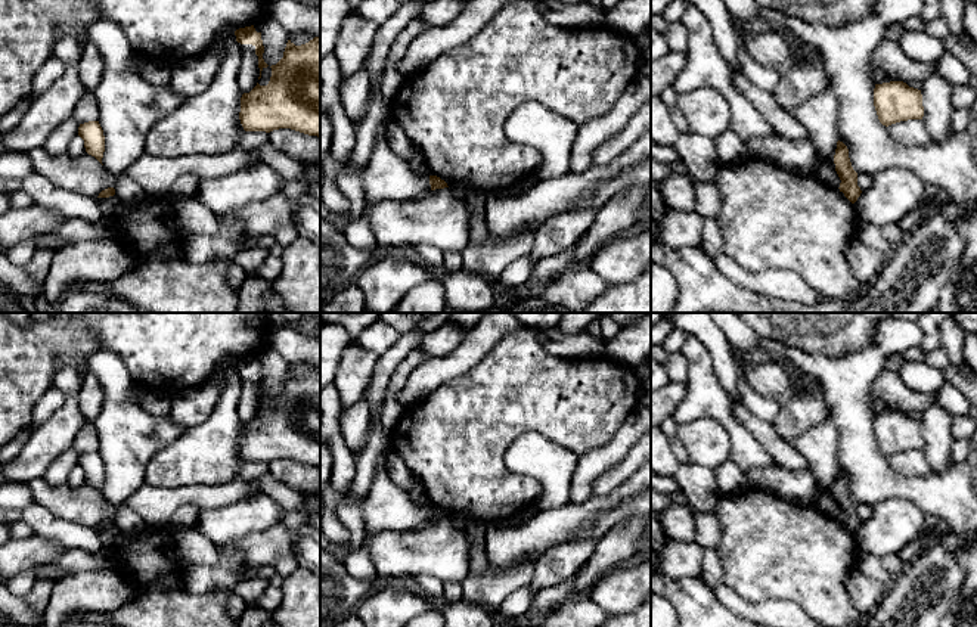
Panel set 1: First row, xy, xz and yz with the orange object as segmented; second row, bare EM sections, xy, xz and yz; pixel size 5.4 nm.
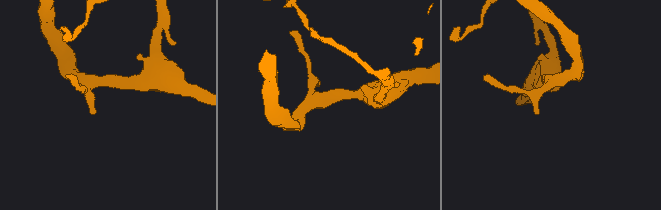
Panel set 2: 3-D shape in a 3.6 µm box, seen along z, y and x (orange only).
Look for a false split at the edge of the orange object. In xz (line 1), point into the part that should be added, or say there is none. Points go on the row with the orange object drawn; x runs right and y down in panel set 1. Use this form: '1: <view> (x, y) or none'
1: none

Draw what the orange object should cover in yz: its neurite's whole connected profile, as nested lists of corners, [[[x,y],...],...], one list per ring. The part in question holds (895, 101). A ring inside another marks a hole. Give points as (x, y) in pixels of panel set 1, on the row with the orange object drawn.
[[[903,81],[875,84],[874,106],[880,122],[885,127],[924,117],[921,90],[909,87]]]

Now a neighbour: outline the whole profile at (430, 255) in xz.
[[[419,243],[409,249],[409,255],[427,266],[429,270],[443,271],[443,252],[432,245]]]

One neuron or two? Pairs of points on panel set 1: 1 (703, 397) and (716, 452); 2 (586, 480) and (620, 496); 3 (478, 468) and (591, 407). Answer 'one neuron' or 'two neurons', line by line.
1: two neurons
2: two neurons
3: one neuron

